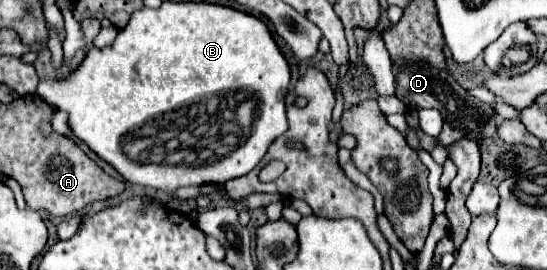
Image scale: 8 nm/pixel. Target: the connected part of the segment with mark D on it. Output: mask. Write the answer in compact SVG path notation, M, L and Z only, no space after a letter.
M404 63L404 65L392 65L392 73L396 77L396 97L412 109L424 109L432 107L438 109L444 117L444 127L442 133L436 137L436 147L430 151L432 159L436 163L444 163L446 153L444 147L466 137L466 139L484 139L484 137L496 137L496 113L488 103L482 103L474 97L470 97L464 87L456 83L456 79L442 71L432 67L430 63Z

